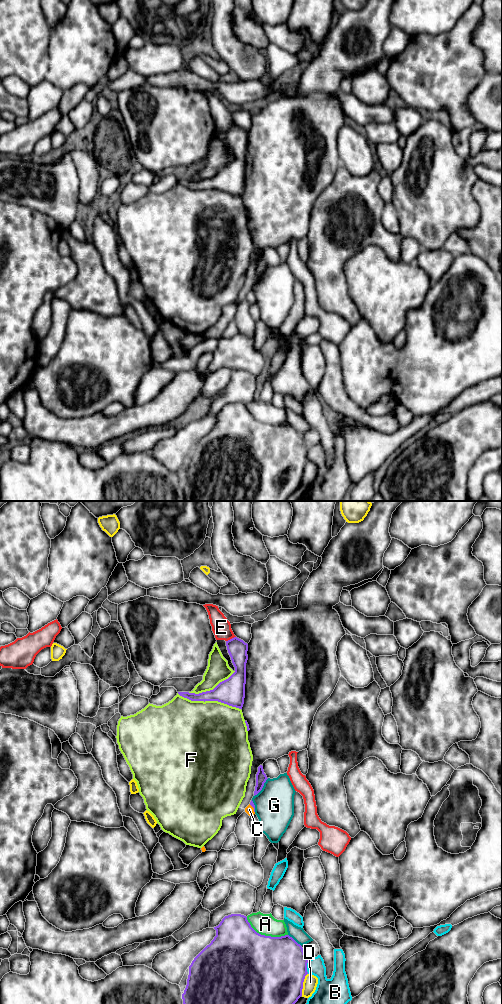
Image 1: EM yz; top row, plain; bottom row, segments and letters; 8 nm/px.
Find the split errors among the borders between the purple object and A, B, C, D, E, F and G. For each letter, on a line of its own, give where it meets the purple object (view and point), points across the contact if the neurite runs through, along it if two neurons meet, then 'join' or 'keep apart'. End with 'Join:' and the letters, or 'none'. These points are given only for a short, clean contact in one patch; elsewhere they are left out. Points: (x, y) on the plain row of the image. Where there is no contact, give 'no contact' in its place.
A: yz (264, 423) | keep apart
B: yz (306, 455) | keep apart
C: yz (253, 295) | across yz (251, 291), (253, 295), (249, 297) | join
D: yz (302, 472) | keep apart
E: yz (230, 127) | keep apart
F: yz (209, 188) | keep apart
G: yz (262, 275) | keep apart
Join: C

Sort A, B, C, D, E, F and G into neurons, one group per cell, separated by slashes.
A / B / C / D / E / F / G

